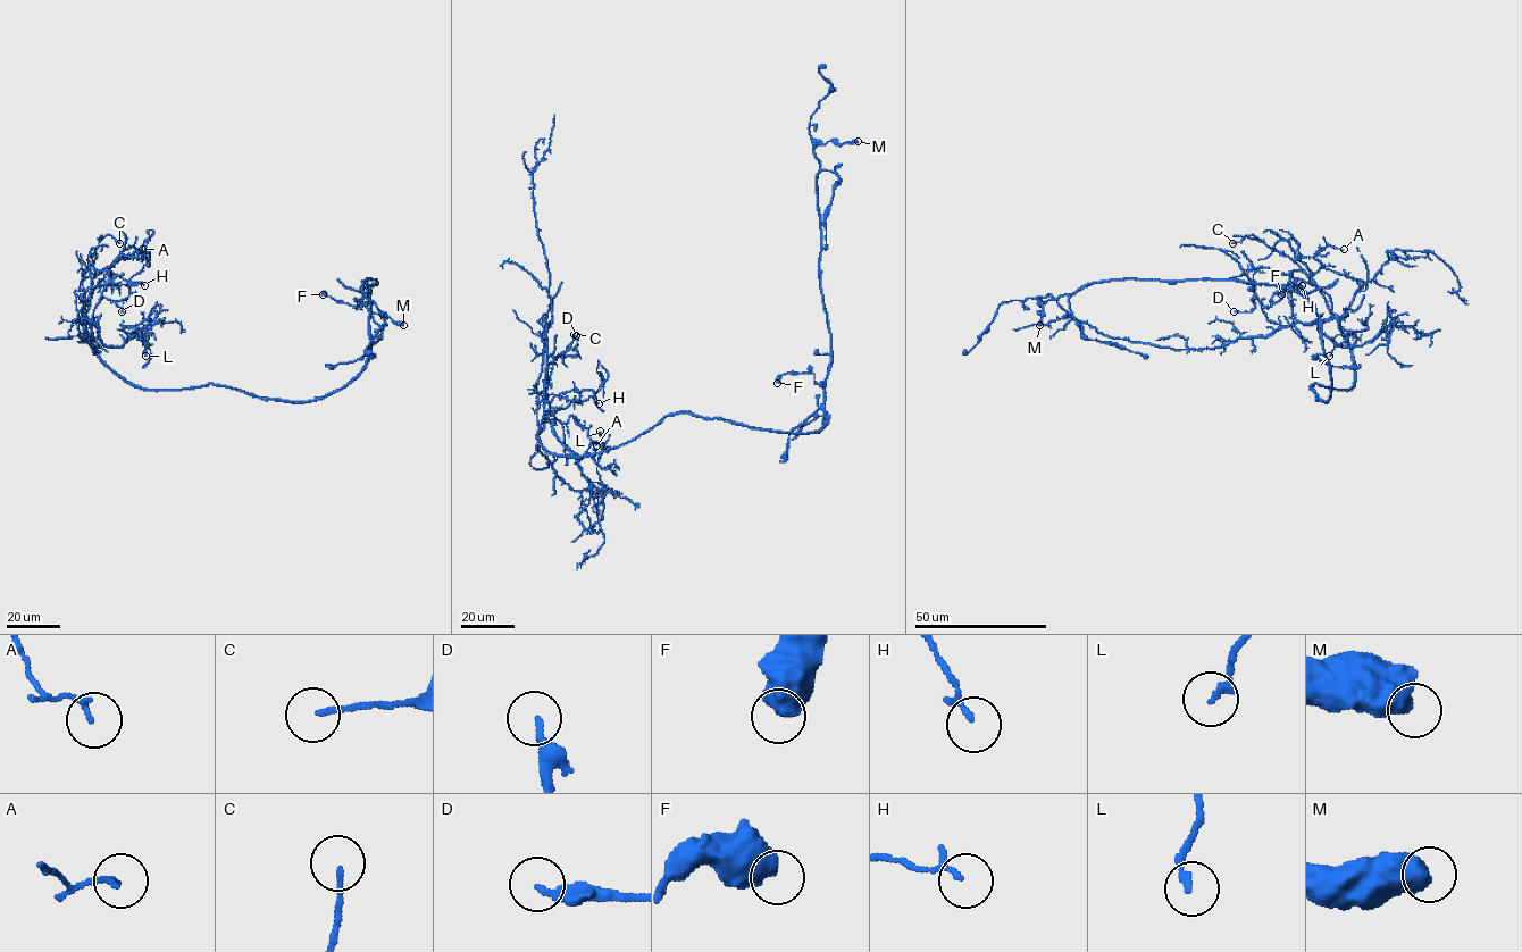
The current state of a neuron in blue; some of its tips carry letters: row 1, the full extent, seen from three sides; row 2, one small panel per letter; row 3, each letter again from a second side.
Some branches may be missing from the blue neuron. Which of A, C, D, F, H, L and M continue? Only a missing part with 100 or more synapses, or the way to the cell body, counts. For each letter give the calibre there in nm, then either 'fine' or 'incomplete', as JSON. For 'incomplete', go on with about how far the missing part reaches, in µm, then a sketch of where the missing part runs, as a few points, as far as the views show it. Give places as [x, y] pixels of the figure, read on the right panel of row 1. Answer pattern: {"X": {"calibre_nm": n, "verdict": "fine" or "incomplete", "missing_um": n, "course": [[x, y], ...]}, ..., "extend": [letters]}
{"A": {"calibre_nm": 130, "verdict": "fine"}, "C": {"calibre_nm": 130, "verdict": "fine"}, "D": {"calibre_nm": 200, "verdict": "fine"}, "F": {"calibre_nm": 650, "verdict": "fine"}, "H": {"calibre_nm": 110, "verdict": "fine"}, "L": {"calibre_nm": 180, "verdict": "fine"}, "M": {"calibre_nm": 650, "verdict": "fine"}, "extend": []}

